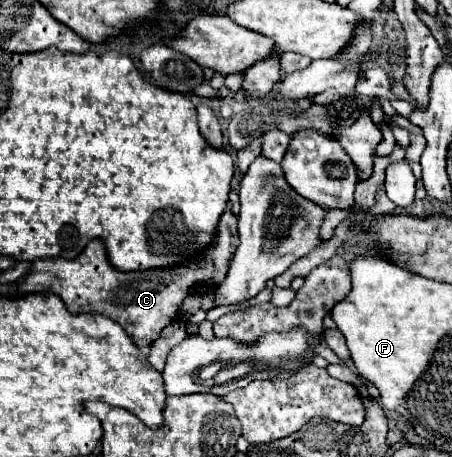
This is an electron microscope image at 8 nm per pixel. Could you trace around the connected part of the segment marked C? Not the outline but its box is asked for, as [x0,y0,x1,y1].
[18,211,238,347]

